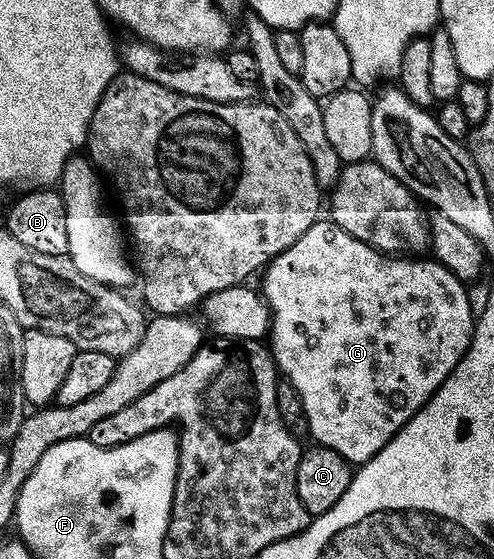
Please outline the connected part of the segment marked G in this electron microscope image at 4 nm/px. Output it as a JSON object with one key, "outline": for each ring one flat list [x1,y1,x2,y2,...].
{"outline":[[320,219,293,243,281,255,277,255,262,270,263,286,261,292,267,308,271,310,271,327,269,330,269,348,275,359,275,368,285,376,286,384,291,385,301,395,301,403,307,416,307,431,316,442,341,455,352,463,371,461,387,444,398,435,401,427,409,423,411,416,431,398,445,383,447,376,457,367,457,363,471,346,471,336,475,333,477,314,469,307,468,286,457,279,444,265,434,259,412,259,407,255,388,255,379,253,373,247,353,239,349,231,337,227,330,219]]}

